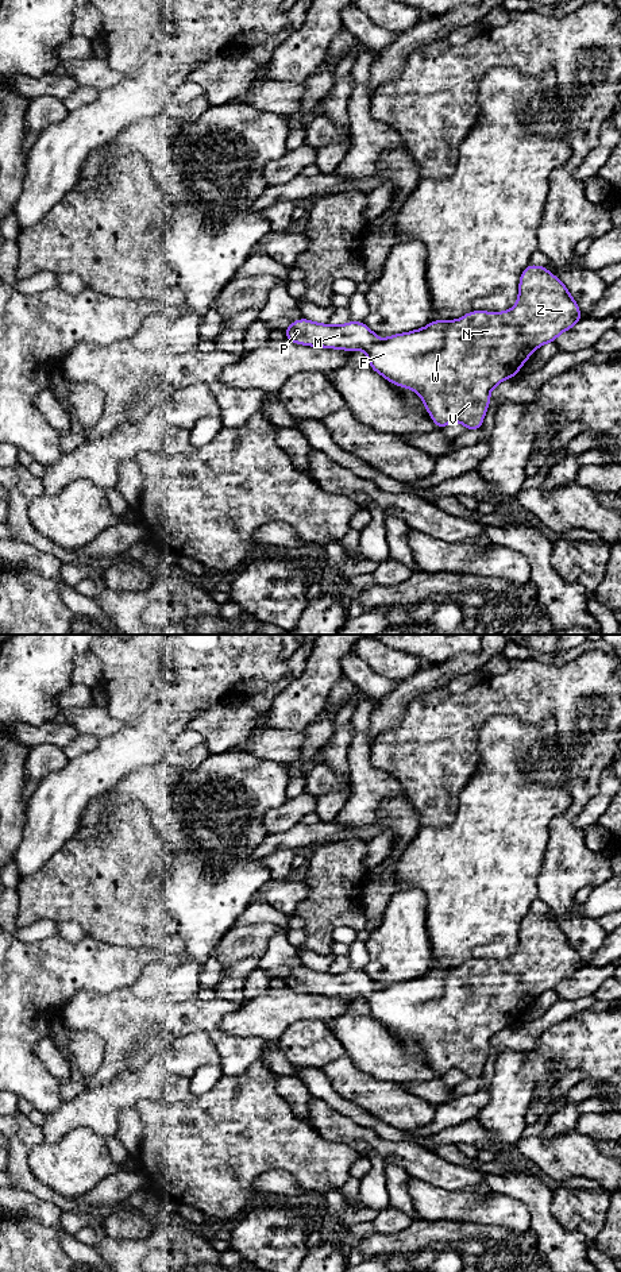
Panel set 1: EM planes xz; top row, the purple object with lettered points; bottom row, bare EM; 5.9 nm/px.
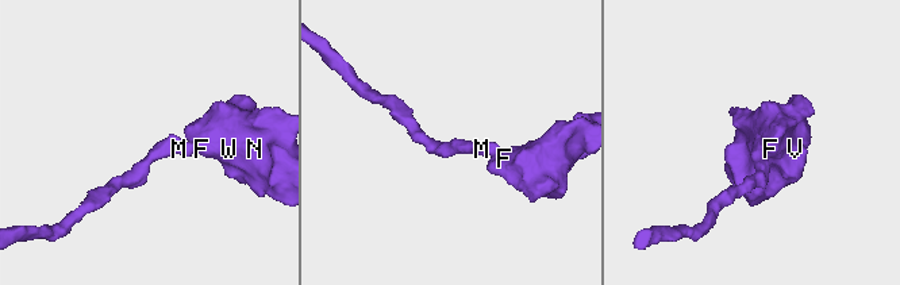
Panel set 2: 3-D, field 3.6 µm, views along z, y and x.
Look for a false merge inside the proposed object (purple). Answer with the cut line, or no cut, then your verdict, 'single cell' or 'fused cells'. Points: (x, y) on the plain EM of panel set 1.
no cut; single cell

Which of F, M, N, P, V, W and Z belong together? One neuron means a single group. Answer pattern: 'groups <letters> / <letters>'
groups F M N P V W Z

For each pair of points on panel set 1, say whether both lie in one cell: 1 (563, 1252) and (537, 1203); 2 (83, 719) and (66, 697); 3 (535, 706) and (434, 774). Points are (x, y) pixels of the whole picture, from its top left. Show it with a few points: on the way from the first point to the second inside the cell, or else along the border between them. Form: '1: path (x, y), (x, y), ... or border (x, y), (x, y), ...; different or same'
1: path (554, 1240), (542, 1222), (540, 1215); same
2: border (93, 704), (61, 710); different
3: path (506, 706), (486, 706), (447, 746); same

